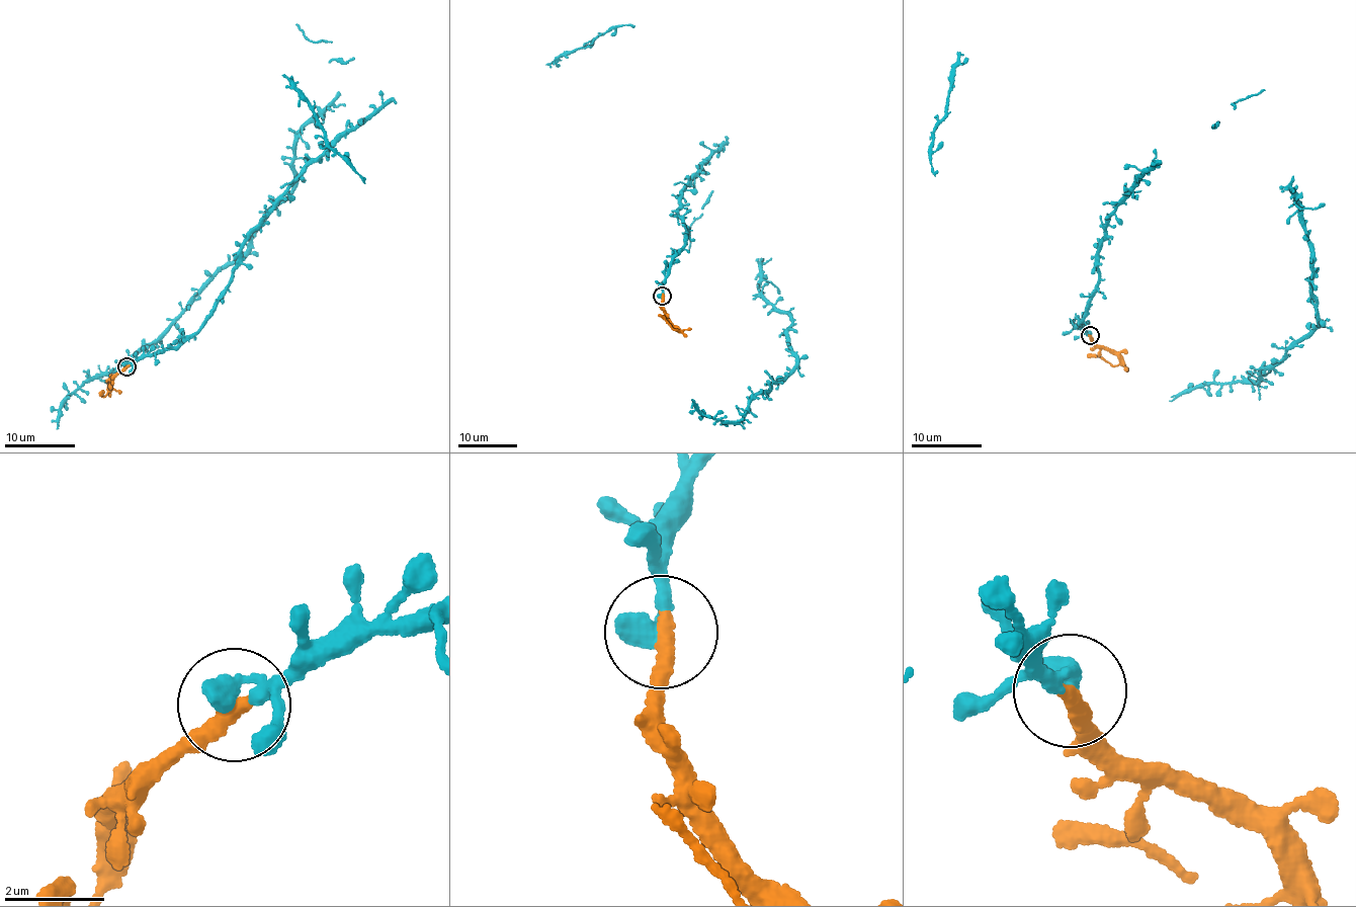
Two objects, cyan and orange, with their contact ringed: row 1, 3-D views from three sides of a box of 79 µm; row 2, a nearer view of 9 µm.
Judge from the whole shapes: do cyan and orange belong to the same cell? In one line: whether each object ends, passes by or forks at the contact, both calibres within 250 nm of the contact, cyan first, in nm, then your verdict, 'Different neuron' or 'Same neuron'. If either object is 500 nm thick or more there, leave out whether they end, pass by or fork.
At the ring cyan ends. At the ring orange ends. Thickness 480 nm (cyan) against 360 nm. Same neuron

